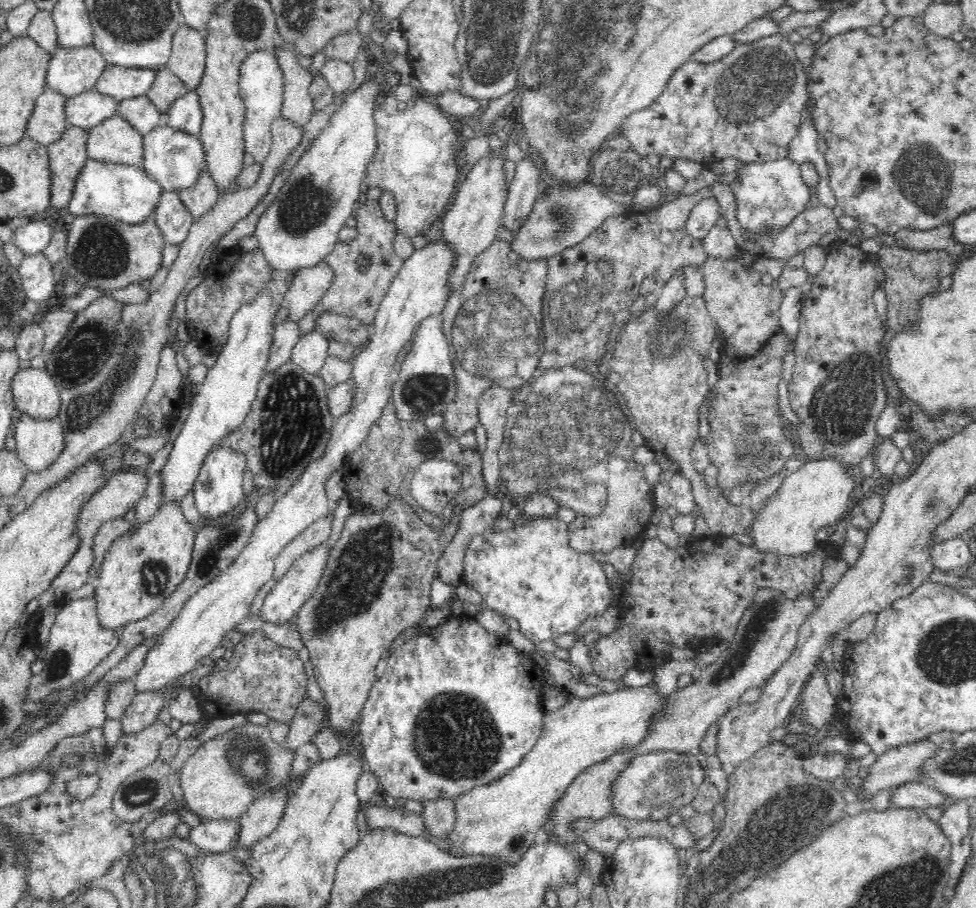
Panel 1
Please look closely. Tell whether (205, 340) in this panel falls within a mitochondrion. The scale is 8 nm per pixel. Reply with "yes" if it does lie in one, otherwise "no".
no

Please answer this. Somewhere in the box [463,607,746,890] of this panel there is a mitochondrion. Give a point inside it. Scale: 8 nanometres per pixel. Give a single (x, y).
(653, 801)

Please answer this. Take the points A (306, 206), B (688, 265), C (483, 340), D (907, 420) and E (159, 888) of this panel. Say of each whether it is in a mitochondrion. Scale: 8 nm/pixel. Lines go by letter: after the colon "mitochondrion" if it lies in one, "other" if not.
A: mitochondrion
B: other
C: mitochondrion
D: other
E: mitochondrion

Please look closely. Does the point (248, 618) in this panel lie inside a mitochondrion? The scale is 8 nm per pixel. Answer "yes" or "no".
no

